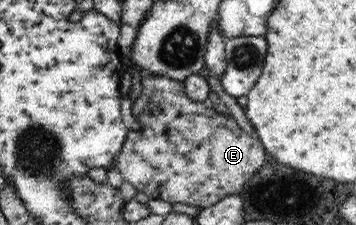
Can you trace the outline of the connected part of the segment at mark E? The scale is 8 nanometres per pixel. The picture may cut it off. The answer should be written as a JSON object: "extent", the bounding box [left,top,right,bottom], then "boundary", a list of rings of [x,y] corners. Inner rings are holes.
{"extent":[116,74,265,209],"boundary":[[[148,74],[141,77],[142,90],[140,96],[133,101],[133,108],[131,110],[132,115],[138,123],[140,123],[140,128],[138,130],[129,130],[129,133],[122,144],[120,153],[117,155],[116,168],[123,175],[123,179],[130,183],[137,192],[146,193],[149,199],[163,199],[164,201],[169,201],[171,204],[183,203],[186,205],[195,205],[204,209],[218,203],[223,197],[228,195],[239,194],[243,191],[244,186],[254,173],[258,173],[258,169],[262,167],[264,161],[265,147],[261,145],[259,139],[251,139],[248,132],[245,132],[233,118],[227,115],[222,115],[212,108],[206,107],[205,104],[197,103],[191,100],[184,91],[184,84],[180,80],[174,80],[166,78],[164,76],[152,76]]]}

